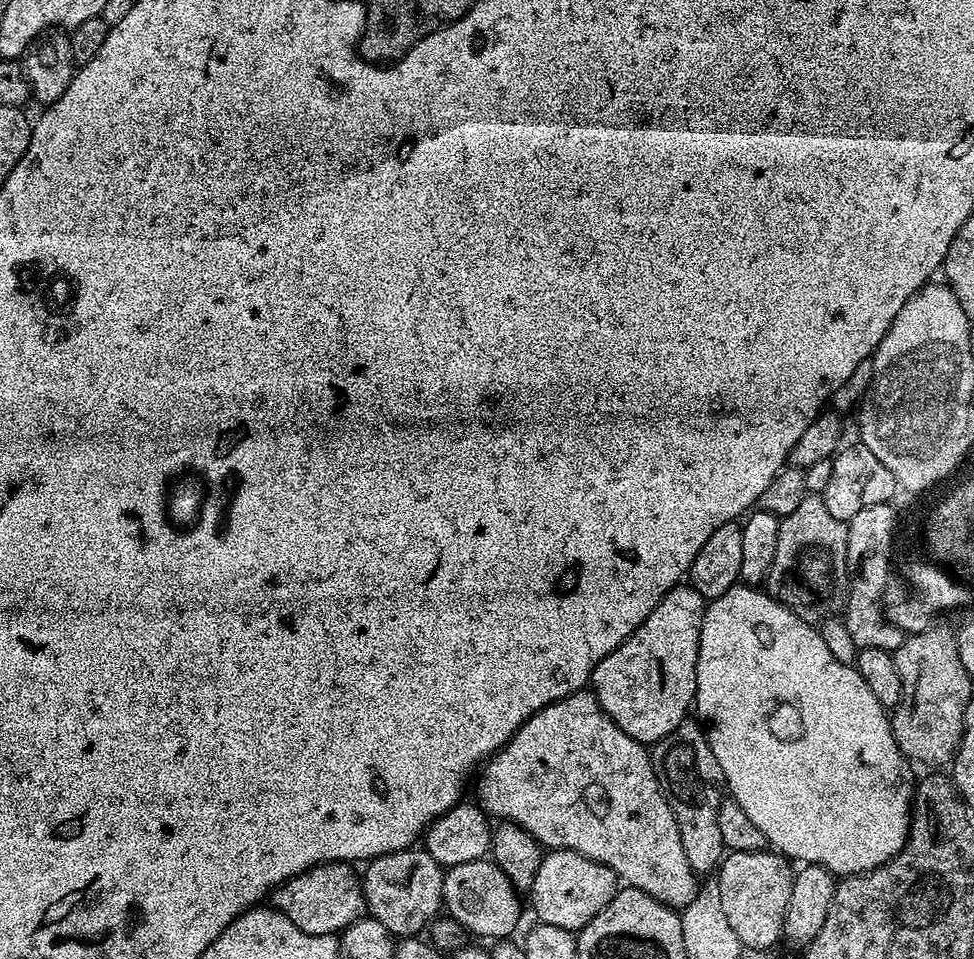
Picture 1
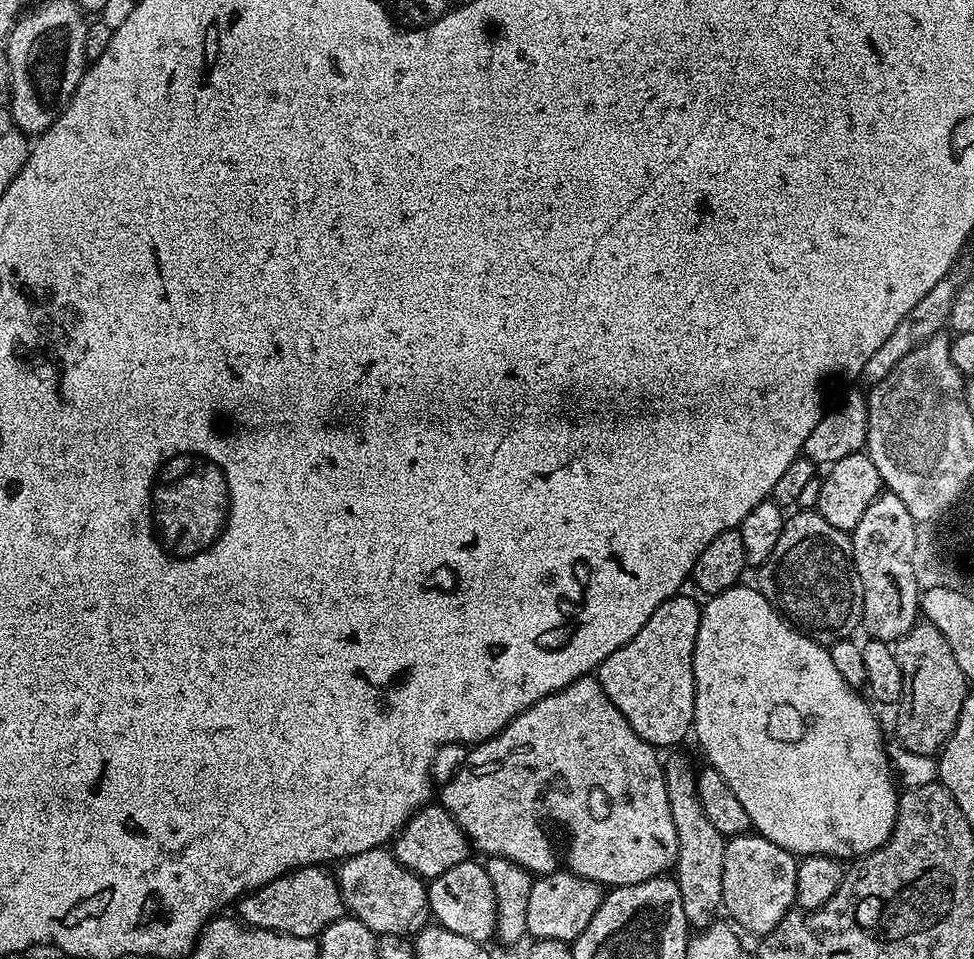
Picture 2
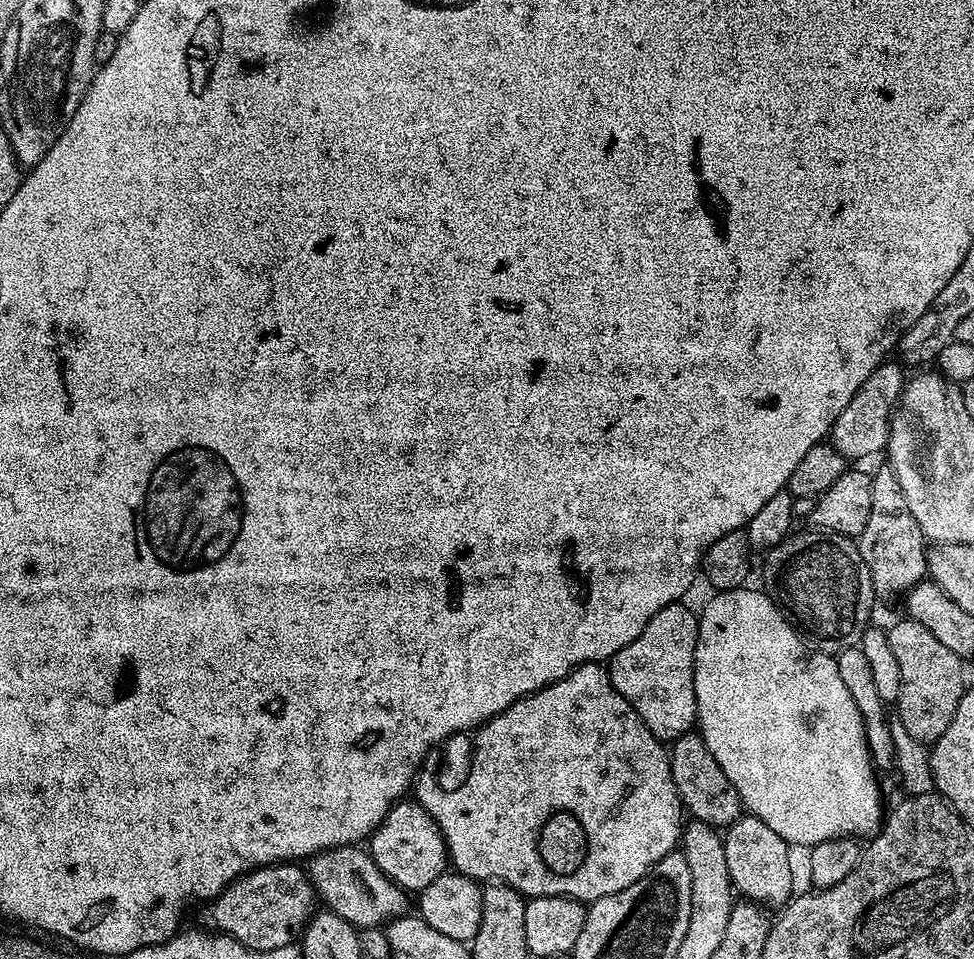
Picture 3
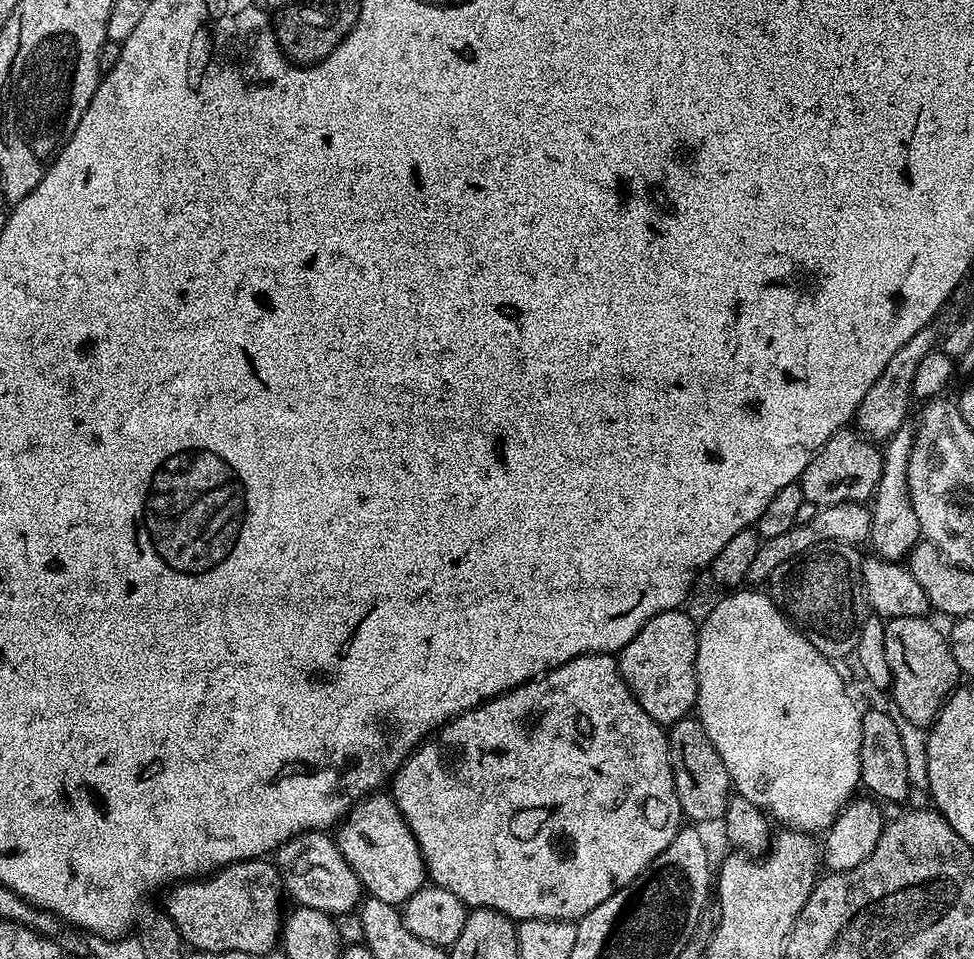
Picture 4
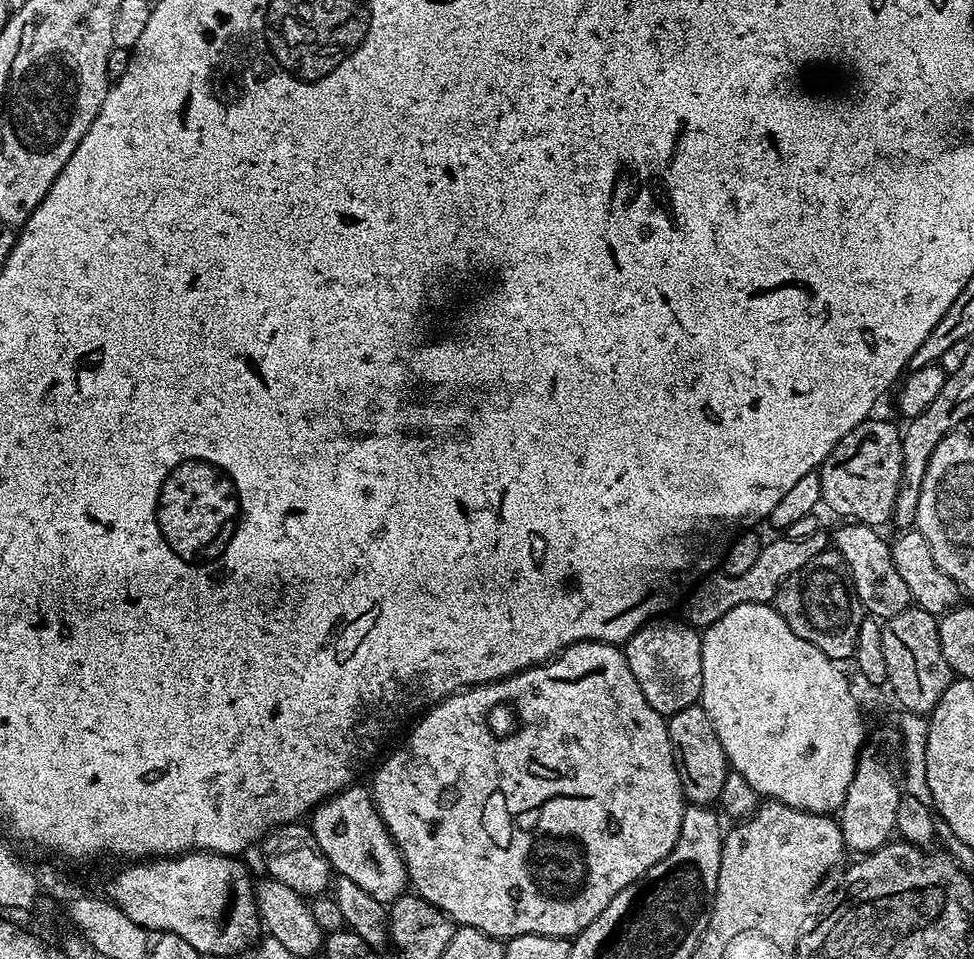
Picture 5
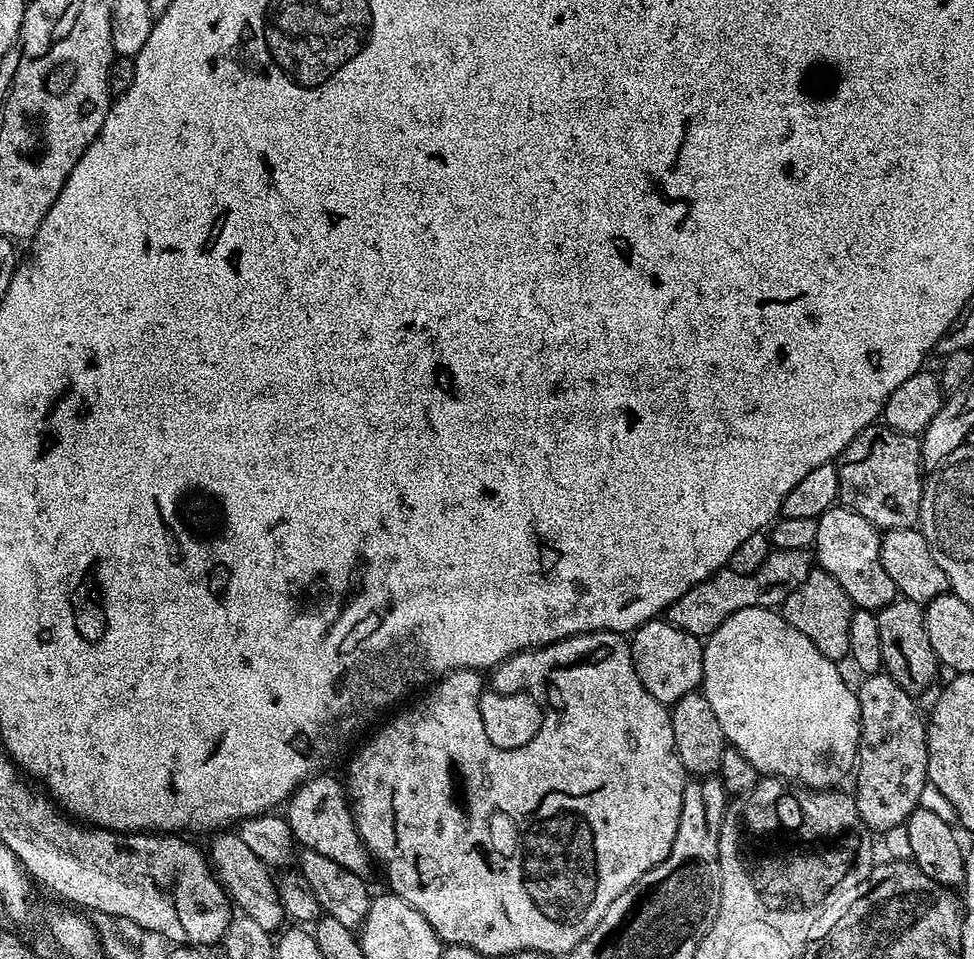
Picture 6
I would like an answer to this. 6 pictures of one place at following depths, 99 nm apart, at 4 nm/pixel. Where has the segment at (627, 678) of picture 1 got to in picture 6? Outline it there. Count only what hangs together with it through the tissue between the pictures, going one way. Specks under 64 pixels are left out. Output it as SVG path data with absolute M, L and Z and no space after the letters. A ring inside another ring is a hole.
M667 619L648 620L641 628L631 633L630 643L632 645L632 661L636 667L638 678L642 682L642 686L646 686L646 690L650 690L650 694L658 702L662 702L665 706L674 705L686 694L697 691L703 685L704 644L690 633L675 628Z

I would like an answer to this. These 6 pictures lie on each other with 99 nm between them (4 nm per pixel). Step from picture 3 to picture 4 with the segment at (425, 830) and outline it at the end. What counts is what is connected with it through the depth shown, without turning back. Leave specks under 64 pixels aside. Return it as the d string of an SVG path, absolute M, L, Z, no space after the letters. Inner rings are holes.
M391 795L364 797L340 821L334 839L342 858L346 858L360 880L361 889L368 896L403 906L411 896L418 894L420 888L425 887L426 873L420 847Z

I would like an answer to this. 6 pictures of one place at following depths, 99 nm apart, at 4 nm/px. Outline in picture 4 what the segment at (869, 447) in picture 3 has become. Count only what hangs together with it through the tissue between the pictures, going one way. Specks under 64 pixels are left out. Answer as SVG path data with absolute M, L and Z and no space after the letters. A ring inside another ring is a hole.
M929 326L918 330L918 334L914 334L914 338L910 338L910 342L906 342L906 346L902 346L902 350L898 350L898 354L890 358L890 362L886 362L886 370L882 370L882 374L870 388L870 394L866 394L866 398L858 406L854 417L855 427L873 441L886 442L899 428L905 427L908 407L914 403L914 370L918 370L918 362L922 362L922 358L926 358L926 354L934 351L938 344L938 332L936 336L934 329L935 327Z

